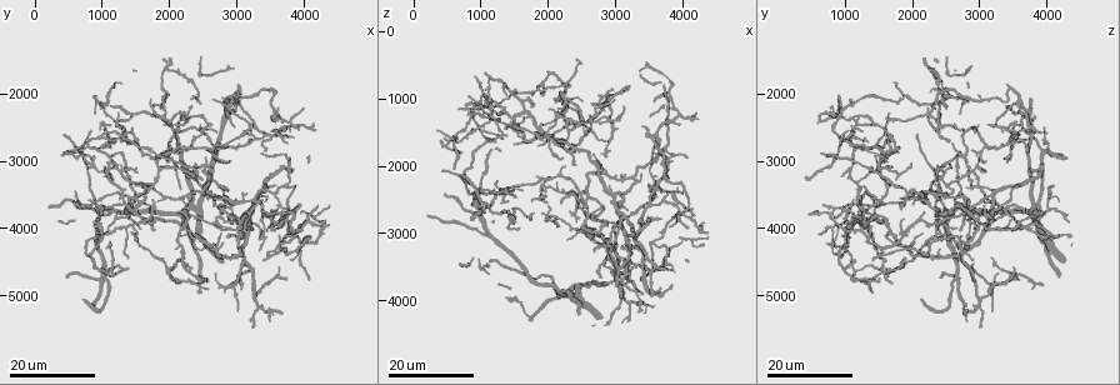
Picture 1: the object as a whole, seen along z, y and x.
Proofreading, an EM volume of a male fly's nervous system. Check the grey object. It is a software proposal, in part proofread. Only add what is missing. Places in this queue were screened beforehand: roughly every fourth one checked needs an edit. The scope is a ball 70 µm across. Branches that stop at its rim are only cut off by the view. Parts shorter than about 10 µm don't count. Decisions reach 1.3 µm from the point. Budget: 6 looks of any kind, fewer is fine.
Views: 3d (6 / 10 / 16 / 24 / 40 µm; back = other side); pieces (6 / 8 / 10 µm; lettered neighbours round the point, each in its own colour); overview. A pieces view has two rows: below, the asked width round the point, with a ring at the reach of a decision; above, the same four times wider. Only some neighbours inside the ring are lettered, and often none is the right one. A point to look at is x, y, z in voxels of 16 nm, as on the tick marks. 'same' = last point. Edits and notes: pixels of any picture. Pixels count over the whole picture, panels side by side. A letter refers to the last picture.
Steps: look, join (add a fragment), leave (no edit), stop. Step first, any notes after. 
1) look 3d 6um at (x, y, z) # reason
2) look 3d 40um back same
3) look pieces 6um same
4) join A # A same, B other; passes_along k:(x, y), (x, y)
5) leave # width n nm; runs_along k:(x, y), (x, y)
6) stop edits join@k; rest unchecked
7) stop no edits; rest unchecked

look 3d 24um at (2900, 3050, 3100) # branch stops here

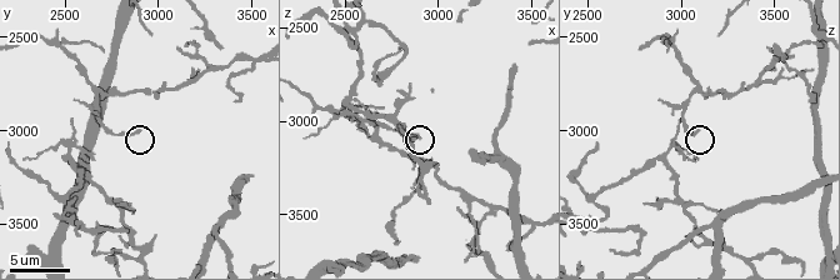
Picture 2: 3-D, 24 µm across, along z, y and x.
look pieces 6um at (2880, 3000, 3080)

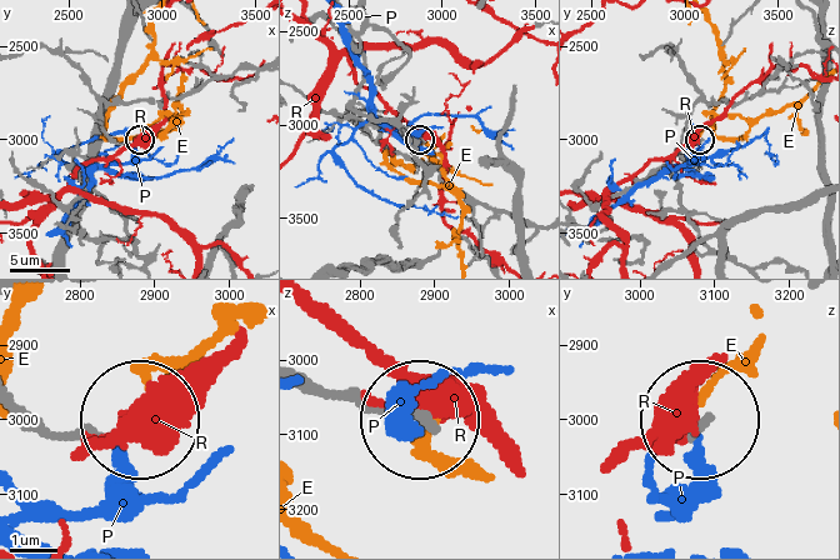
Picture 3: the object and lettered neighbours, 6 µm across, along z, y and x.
leave # E other, P other, R other; no lettered fragment goes on from it

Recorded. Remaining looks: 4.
look 3d 16um at (2200, 3100, 2500) # an open end

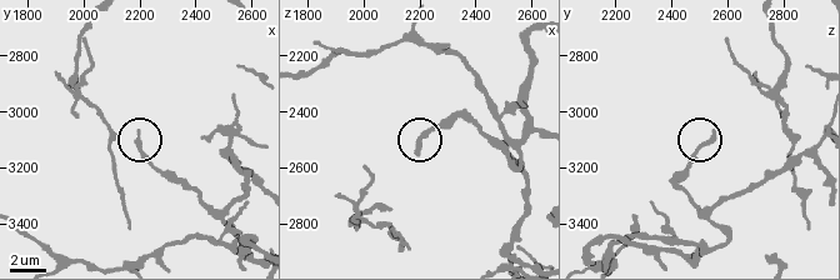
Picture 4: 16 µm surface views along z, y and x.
look pieces 6um at (2190, 3070, 2550)

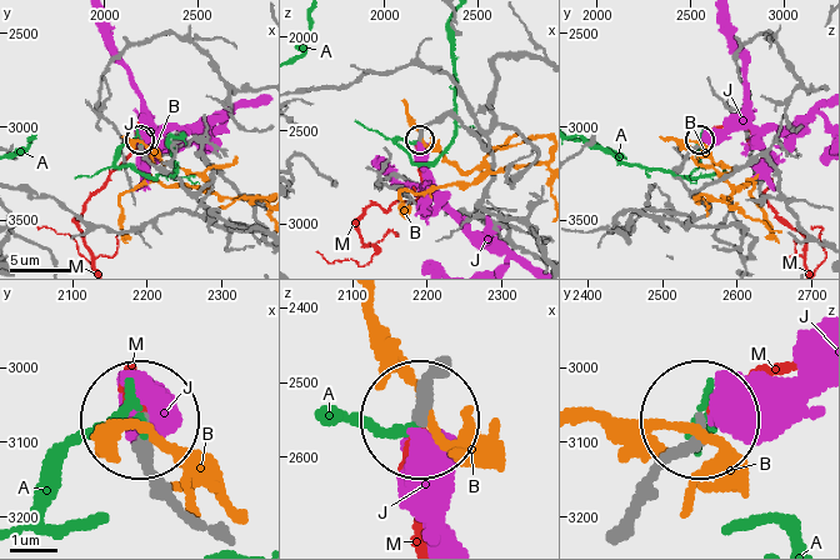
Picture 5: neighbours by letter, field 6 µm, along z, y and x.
leave # A other, B other, J other, M other; runs_along 5:(181, 506), (141, 426); none of them fits

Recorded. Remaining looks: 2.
look 3d 24um at (1750, 4050, 2700)

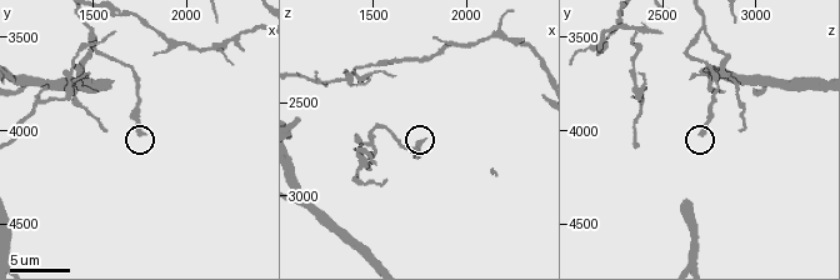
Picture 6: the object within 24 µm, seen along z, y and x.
look pieces 10um at (1760, 4020, 2700)

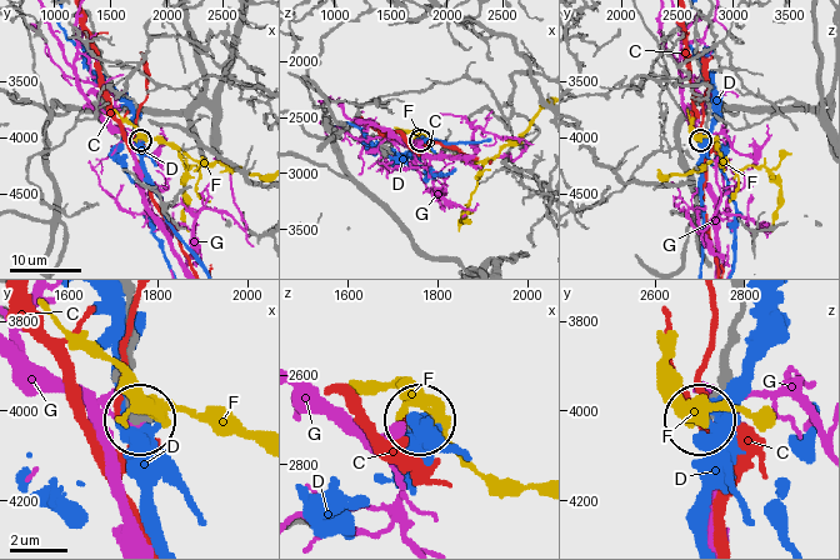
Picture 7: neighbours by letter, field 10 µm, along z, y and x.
leave # width 260 nm; C other, D other, F other, G other; none of them fits

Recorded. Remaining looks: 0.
stop no edits; rest unchecked

